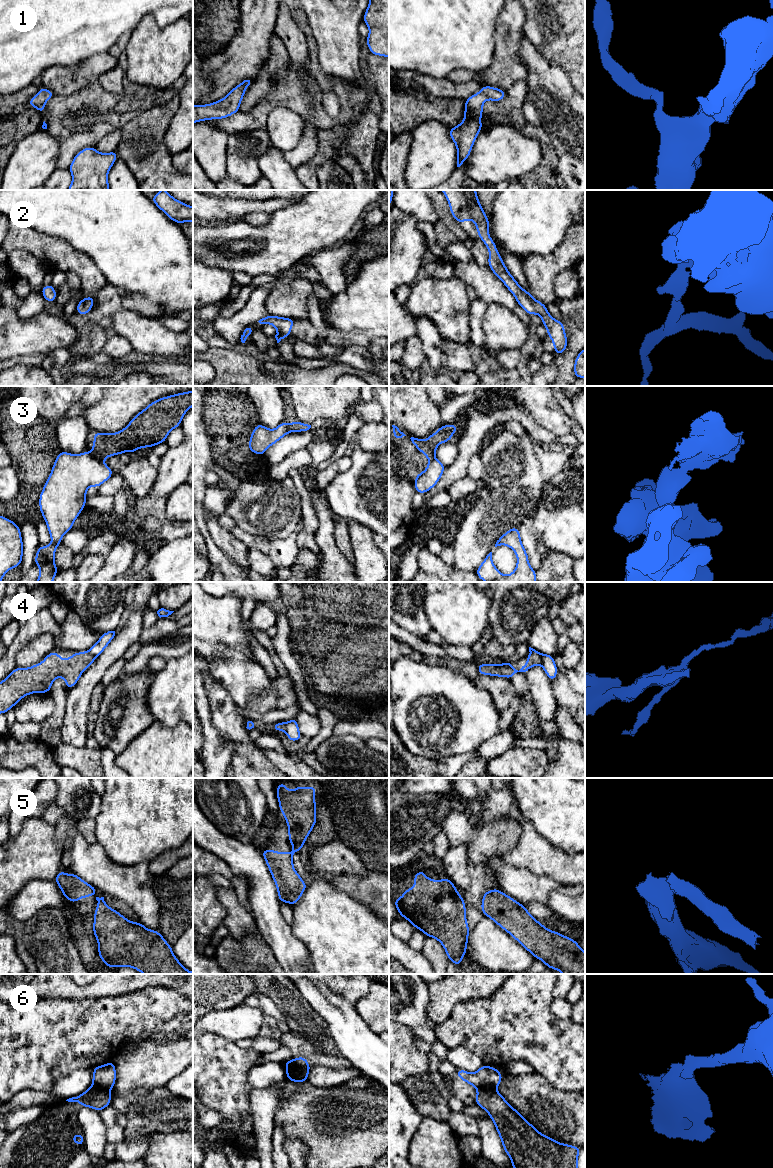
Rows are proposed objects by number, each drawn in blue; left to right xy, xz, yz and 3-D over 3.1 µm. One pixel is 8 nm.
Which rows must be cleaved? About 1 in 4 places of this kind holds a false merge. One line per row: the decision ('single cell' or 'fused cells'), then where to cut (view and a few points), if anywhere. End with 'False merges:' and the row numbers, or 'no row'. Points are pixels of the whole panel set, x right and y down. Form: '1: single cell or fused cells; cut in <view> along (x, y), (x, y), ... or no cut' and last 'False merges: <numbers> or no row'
1: single cell; no cut
2: single cell; no cut
3: fused cells; cut in xy along (93, 456), (102, 462)
4: fused cells; cut in yz along (530, 651), (539, 655), (541, 664)
5: fused cells; cut in xz along (294, 849), (295, 851)
6: fused cells; cut in xz along (290, 1060), (296, 1069), (296, 1077), (294, 1079)
False merges: 3, 4, 5, 6

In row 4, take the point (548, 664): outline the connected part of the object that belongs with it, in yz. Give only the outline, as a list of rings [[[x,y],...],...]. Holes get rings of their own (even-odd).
[[[529,647],[529,652],[539,654],[541,657],[541,666],[543,670],[545,671],[546,675],[550,679],[551,682],[553,682],[556,679],[558,668],[554,661],[553,655],[543,654],[539,653],[537,650]]]

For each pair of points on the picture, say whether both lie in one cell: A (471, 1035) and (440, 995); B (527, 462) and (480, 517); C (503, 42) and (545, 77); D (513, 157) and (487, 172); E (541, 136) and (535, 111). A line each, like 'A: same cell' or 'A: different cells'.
A: different cells
B: same cell
C: different cells
D: same cell
E: different cells

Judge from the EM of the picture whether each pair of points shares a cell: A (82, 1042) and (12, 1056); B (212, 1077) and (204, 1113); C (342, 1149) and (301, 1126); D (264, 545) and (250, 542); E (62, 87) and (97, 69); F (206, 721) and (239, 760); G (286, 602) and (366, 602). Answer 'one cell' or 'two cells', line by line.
A: one cell
B: two cells
C: one cell
D: one cell
E: one cell
F: two cells
G: two cells

